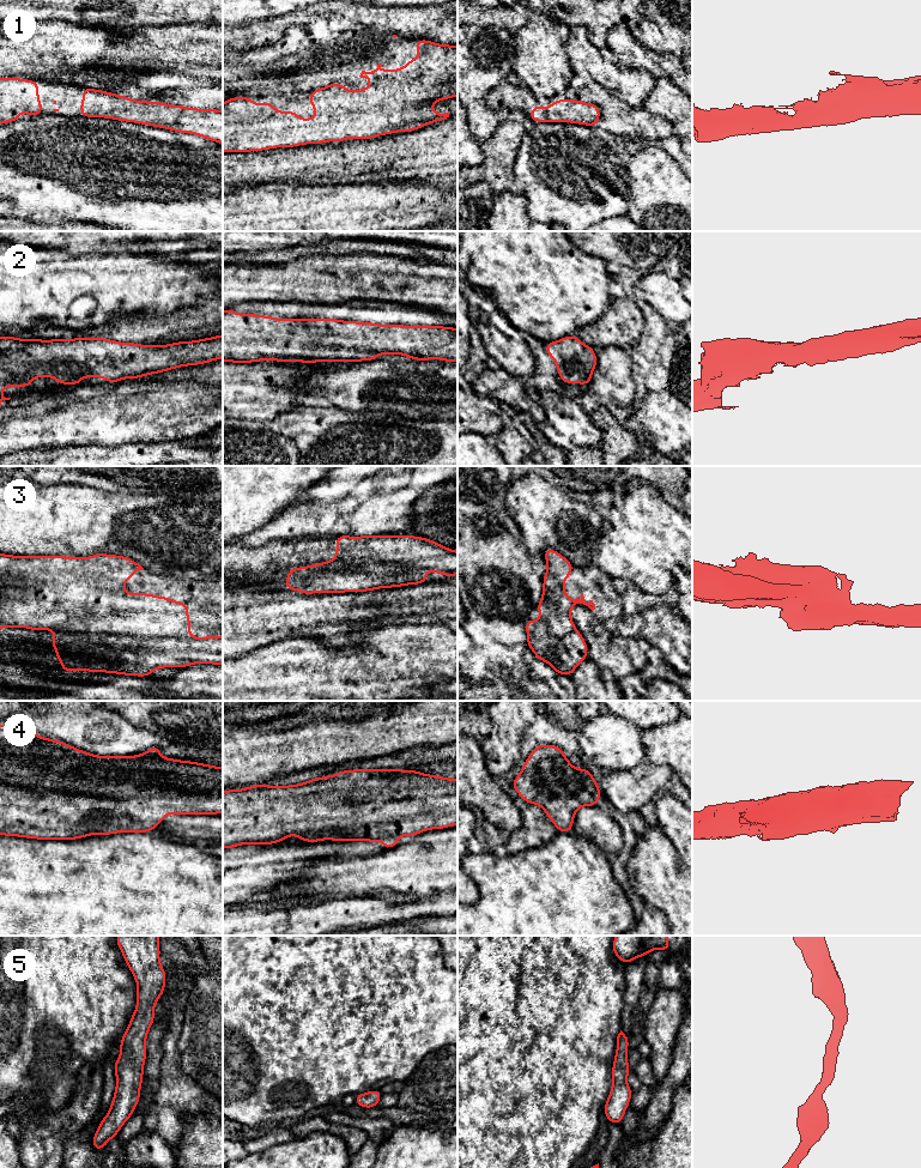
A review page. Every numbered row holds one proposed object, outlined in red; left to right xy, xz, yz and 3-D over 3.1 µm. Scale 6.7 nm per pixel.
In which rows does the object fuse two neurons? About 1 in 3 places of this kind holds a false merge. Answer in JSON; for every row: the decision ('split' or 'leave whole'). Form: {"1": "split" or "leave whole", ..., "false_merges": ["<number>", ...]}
{"1": "leave whole", "2": "leave whole", "3": "split", "4": "leave whole", "5": "leave whole", "false_merges": ["3"]}

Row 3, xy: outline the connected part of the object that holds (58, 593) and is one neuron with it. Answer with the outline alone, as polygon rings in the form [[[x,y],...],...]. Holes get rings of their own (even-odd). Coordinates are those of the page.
[[[98,552],[90,557],[62,557],[62,556],[13,556],[0,553],[0,629],[1,628],[28,628],[30,630],[54,630],[54,631],[87,631],[93,634],[120,634],[137,637],[190,637],[190,618],[188,616],[188,603],[180,603],[169,599],[168,597],[159,597],[147,593],[127,593],[123,588],[126,580],[132,580],[134,573],[144,570],[144,568],[133,559],[125,556],[105,555]]]

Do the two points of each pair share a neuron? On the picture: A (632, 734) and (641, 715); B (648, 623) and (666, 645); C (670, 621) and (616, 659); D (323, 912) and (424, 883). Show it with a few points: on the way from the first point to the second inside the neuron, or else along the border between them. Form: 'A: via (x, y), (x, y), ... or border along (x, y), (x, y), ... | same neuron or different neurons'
A: border along (611, 713), (628, 719), (641, 731) | different neurons
B: via (653, 628), (665, 640) | same neuron
C: border along (616, 634), (623, 637), (642, 637), (650, 645) | different neurons
D: border along (373, 895), (344, 896) | different neurons

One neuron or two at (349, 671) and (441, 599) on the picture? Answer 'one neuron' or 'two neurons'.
two neurons

